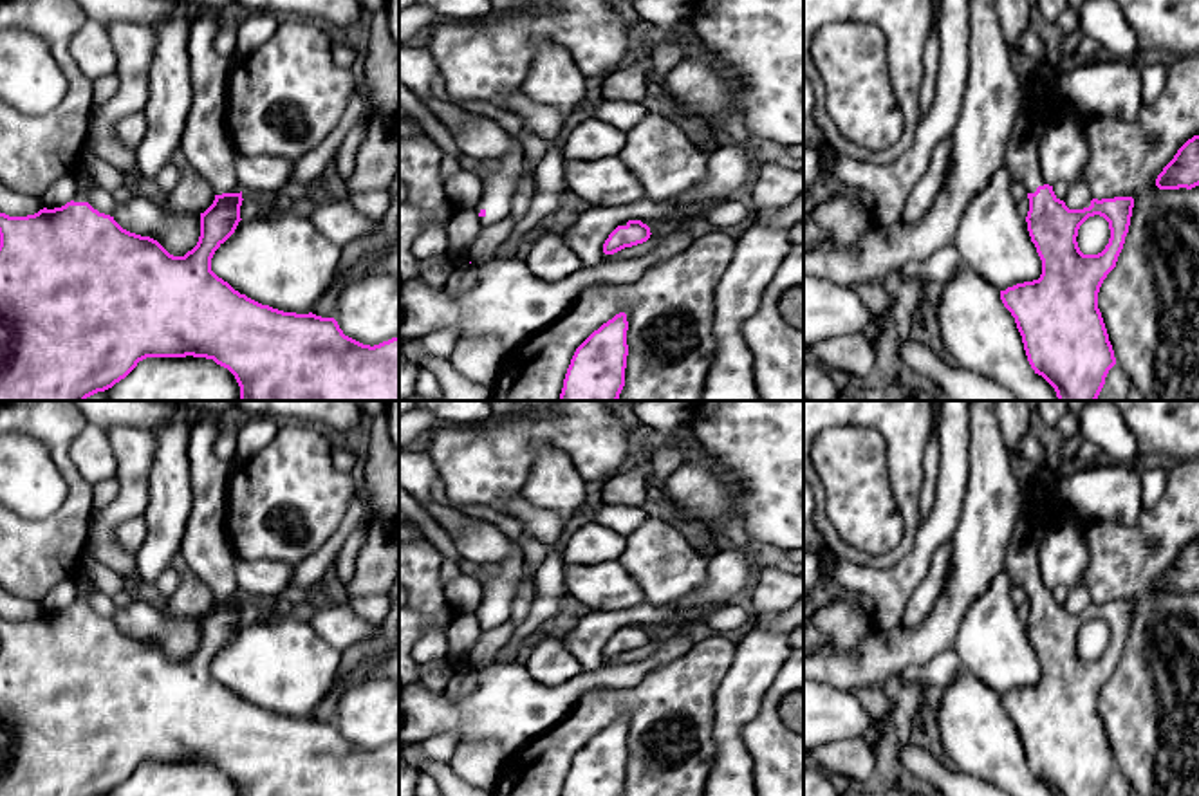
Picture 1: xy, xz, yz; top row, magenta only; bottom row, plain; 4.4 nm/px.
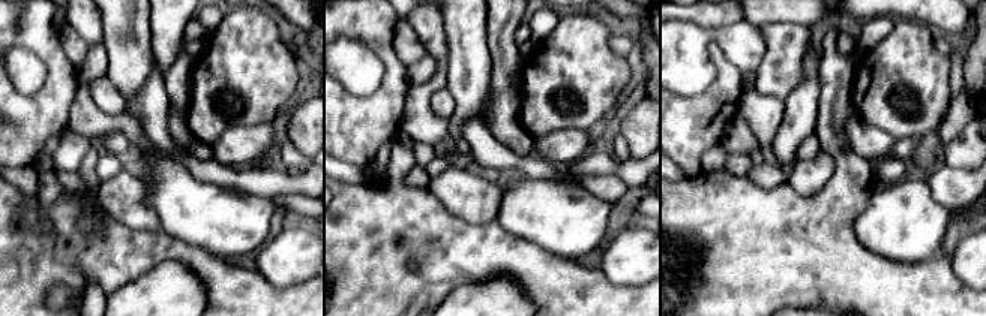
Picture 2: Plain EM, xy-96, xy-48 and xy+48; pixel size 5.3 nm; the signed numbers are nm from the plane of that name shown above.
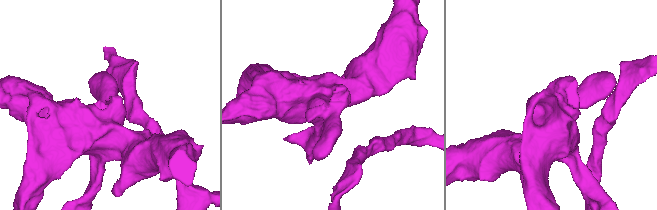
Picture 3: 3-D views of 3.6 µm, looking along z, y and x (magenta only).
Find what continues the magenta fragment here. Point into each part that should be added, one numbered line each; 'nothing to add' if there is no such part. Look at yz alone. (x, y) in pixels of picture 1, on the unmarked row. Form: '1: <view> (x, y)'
1: yz (1039, 490)

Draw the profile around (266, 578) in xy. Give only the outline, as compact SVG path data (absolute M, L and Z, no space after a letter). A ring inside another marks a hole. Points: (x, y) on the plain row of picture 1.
M237 558L235 574L238 592L246 596L278 597L291 588L294 576L293 563L271 560L242 560Z

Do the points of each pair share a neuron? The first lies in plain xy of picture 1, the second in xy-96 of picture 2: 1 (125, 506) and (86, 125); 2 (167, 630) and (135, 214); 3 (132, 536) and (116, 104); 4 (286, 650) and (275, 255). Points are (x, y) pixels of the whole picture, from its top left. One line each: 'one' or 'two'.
1: one
2: one
3: one
4: two

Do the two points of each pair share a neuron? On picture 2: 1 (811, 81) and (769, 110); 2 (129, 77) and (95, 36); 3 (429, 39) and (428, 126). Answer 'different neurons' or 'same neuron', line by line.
1: different neurons
2: different neurons
3: same neuron

